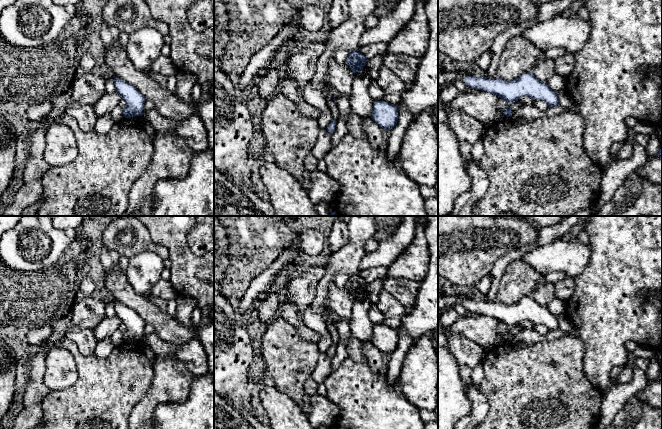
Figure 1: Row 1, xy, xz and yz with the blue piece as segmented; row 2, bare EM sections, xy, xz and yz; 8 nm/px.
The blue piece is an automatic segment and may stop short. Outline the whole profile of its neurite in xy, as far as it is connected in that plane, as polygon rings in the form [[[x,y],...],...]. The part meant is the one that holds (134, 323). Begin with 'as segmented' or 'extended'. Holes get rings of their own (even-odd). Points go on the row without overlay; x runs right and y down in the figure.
as segmented; [[[114,301],[114,309],[116,316],[126,326],[126,330],[123,332],[124,341],[141,340],[146,325],[144,320],[133,309],[118,301]]]

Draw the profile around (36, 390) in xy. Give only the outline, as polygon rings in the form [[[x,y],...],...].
[[[39,349],[32,355],[27,366],[28,381],[23,397],[24,408],[31,407],[35,404],[42,404],[44,398],[50,392],[44,383],[46,372],[46,353],[47,349]]]

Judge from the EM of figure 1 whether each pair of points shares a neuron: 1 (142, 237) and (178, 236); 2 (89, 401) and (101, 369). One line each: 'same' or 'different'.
1: different
2: same

